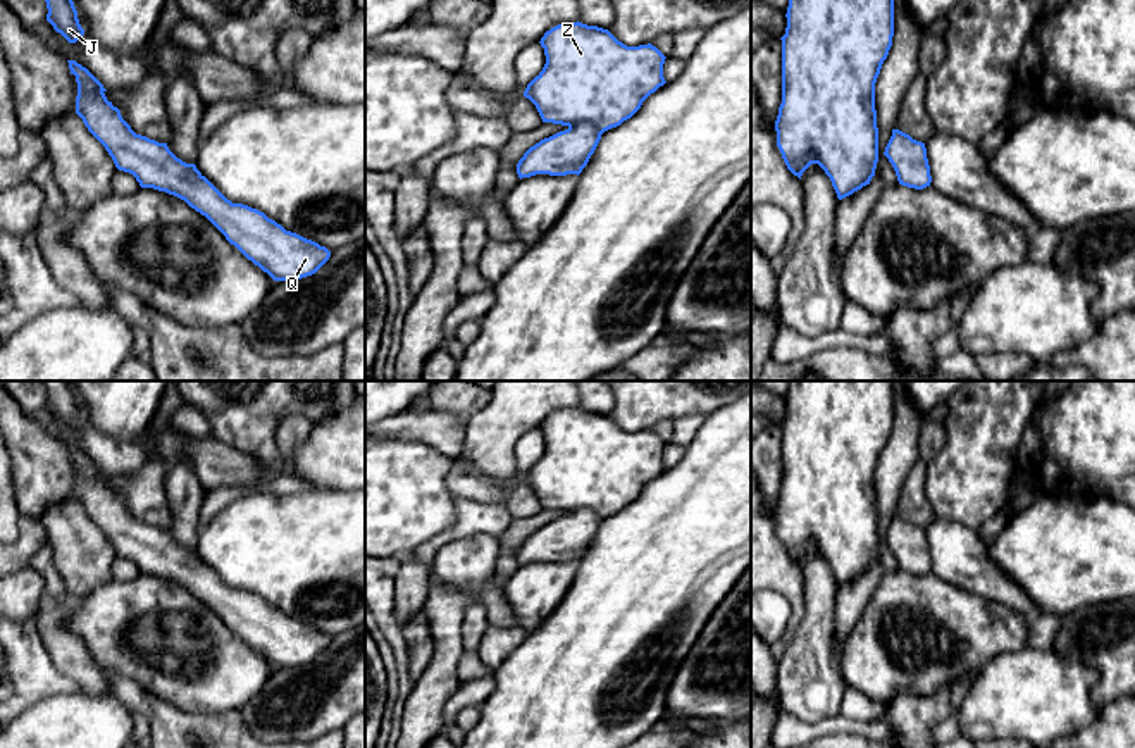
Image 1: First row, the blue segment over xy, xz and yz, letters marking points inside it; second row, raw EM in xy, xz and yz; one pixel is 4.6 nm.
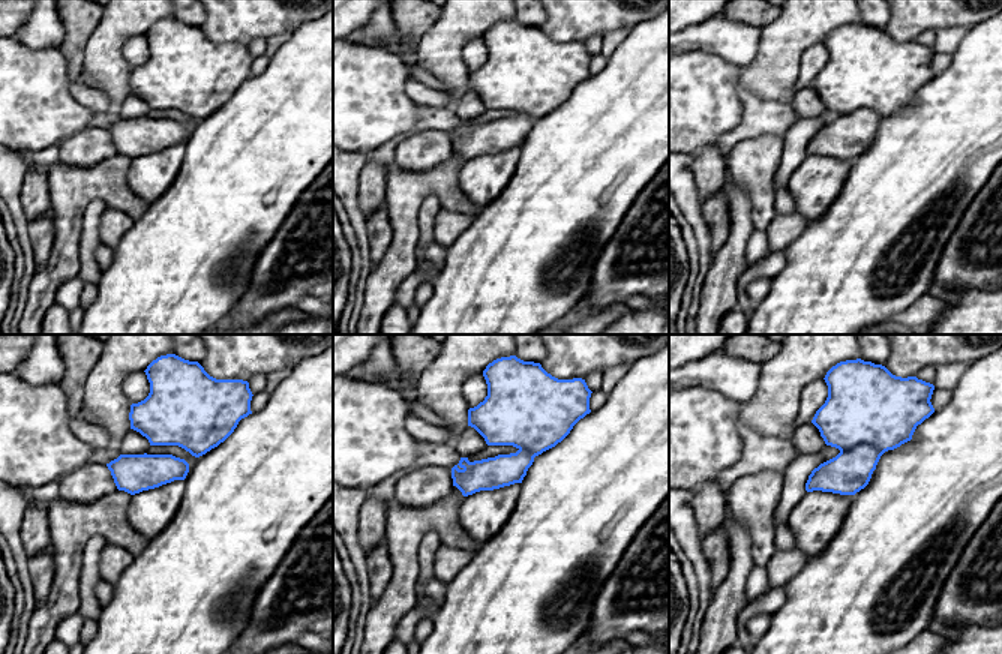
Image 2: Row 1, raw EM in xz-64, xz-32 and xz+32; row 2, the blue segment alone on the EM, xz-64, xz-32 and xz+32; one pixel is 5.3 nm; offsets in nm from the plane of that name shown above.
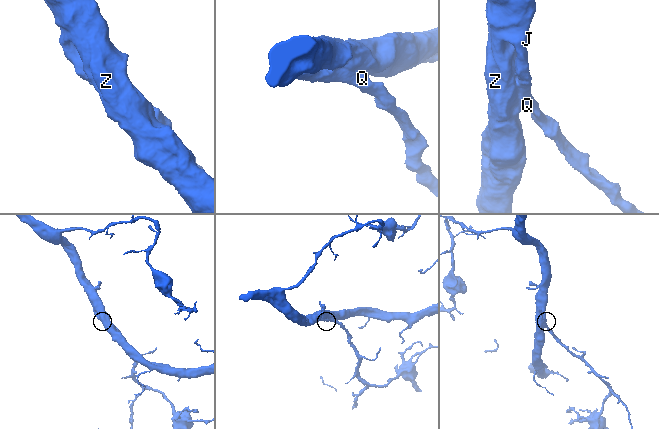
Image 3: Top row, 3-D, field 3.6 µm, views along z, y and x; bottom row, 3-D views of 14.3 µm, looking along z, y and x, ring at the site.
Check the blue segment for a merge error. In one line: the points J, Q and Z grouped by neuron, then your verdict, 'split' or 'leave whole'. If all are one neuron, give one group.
J Q Z; leave whole

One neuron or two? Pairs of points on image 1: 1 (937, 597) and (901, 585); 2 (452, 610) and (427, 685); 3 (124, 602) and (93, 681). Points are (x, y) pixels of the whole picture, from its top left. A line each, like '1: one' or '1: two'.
1: one
2: one
3: two

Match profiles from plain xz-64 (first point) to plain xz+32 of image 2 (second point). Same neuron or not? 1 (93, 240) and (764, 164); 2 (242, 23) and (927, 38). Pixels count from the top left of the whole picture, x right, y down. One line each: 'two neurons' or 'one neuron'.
1: one neuron
2: two neurons

